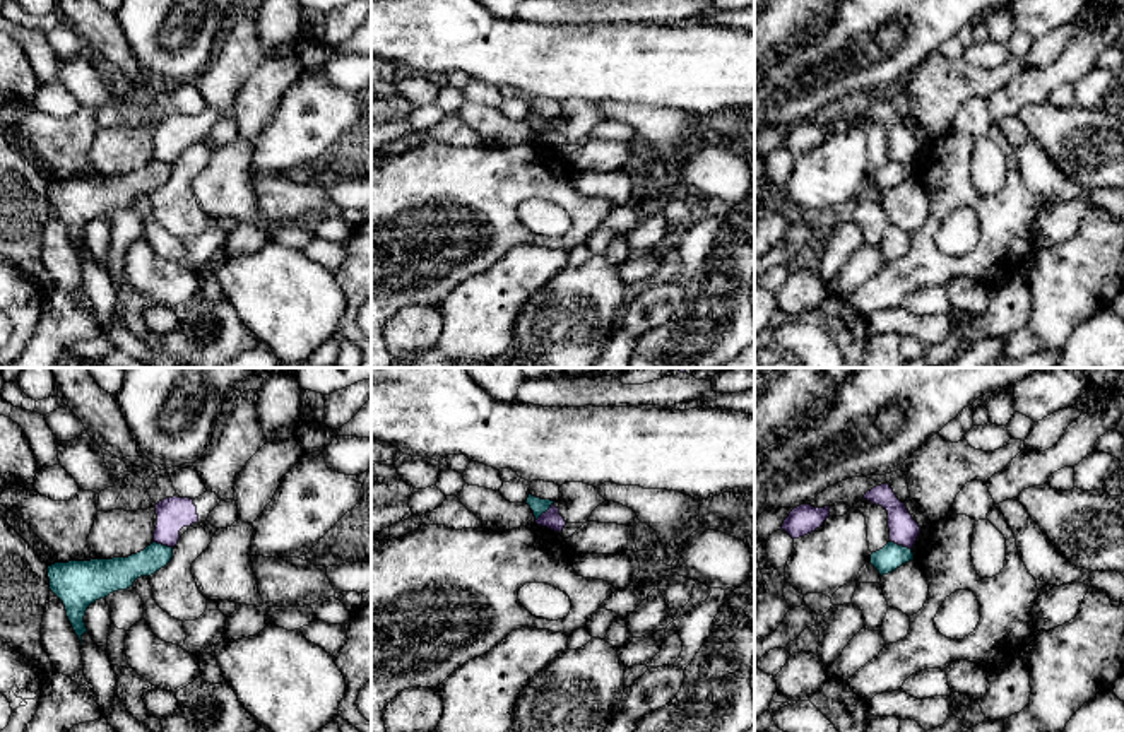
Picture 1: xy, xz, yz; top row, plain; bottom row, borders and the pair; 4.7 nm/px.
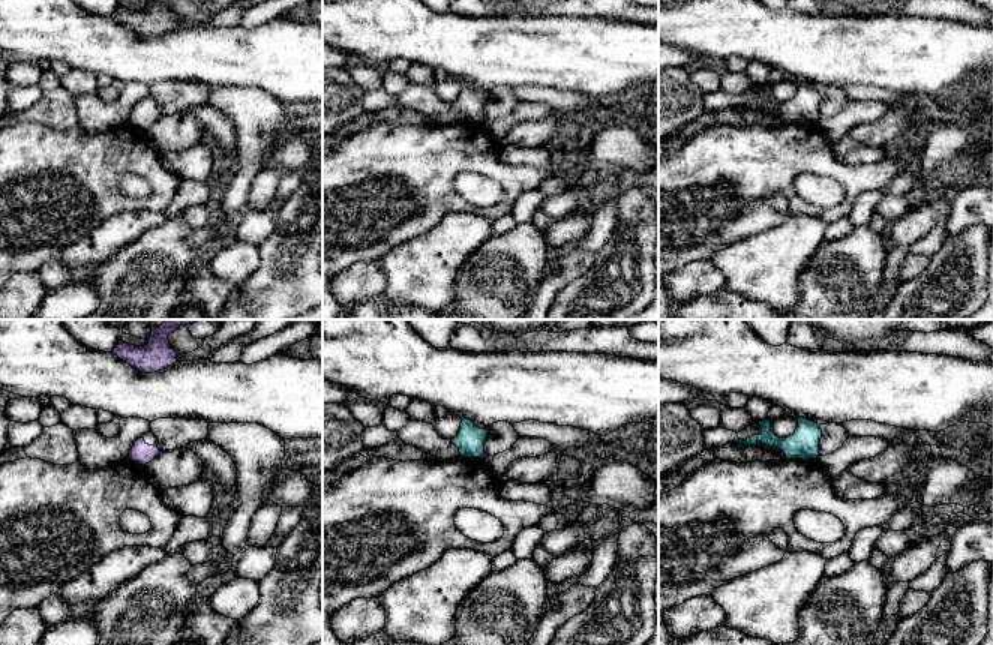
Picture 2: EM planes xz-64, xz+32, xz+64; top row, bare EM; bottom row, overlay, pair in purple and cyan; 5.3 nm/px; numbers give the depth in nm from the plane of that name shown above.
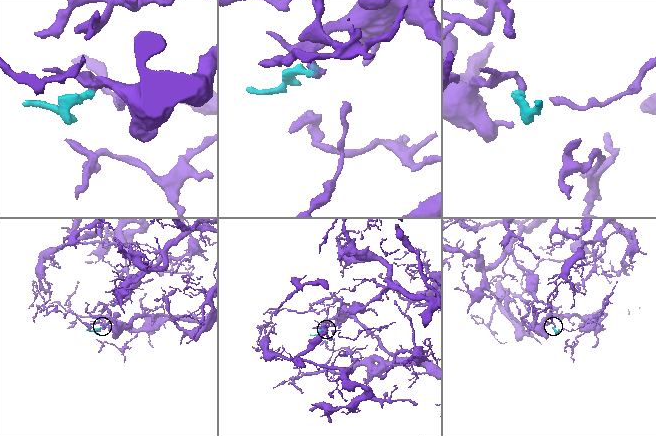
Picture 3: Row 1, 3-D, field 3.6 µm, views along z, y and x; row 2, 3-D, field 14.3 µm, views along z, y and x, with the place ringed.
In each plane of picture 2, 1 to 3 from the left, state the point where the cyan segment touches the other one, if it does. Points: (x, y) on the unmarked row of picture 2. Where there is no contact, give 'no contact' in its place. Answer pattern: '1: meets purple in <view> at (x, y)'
1: no contact
2: meets purple in xz+32 at (482, 119)
3: no contact

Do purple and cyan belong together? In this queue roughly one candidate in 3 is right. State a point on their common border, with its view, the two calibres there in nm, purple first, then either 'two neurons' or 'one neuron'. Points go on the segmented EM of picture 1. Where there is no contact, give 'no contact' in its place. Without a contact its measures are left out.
yz (902, 544) | 140/120 nm | two neurons

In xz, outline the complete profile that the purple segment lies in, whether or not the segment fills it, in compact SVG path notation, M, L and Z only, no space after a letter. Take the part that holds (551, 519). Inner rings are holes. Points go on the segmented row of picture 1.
M551 505L551 508L542 513L537 520L537 525L547 527L554 532L561 532L566 525L565 518L559 515L559 508L556 508L554 505Z

